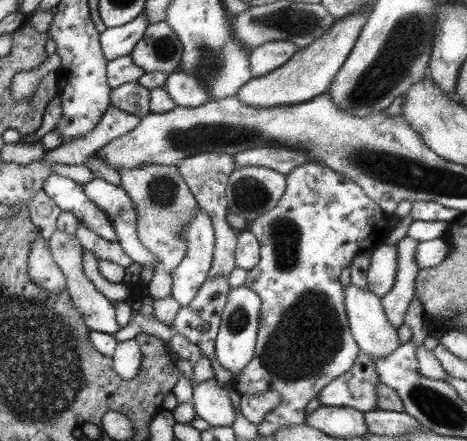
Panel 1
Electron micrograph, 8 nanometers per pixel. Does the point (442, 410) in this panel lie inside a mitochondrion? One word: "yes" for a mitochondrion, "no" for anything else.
yes

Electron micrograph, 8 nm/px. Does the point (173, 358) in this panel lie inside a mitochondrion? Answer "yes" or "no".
no

